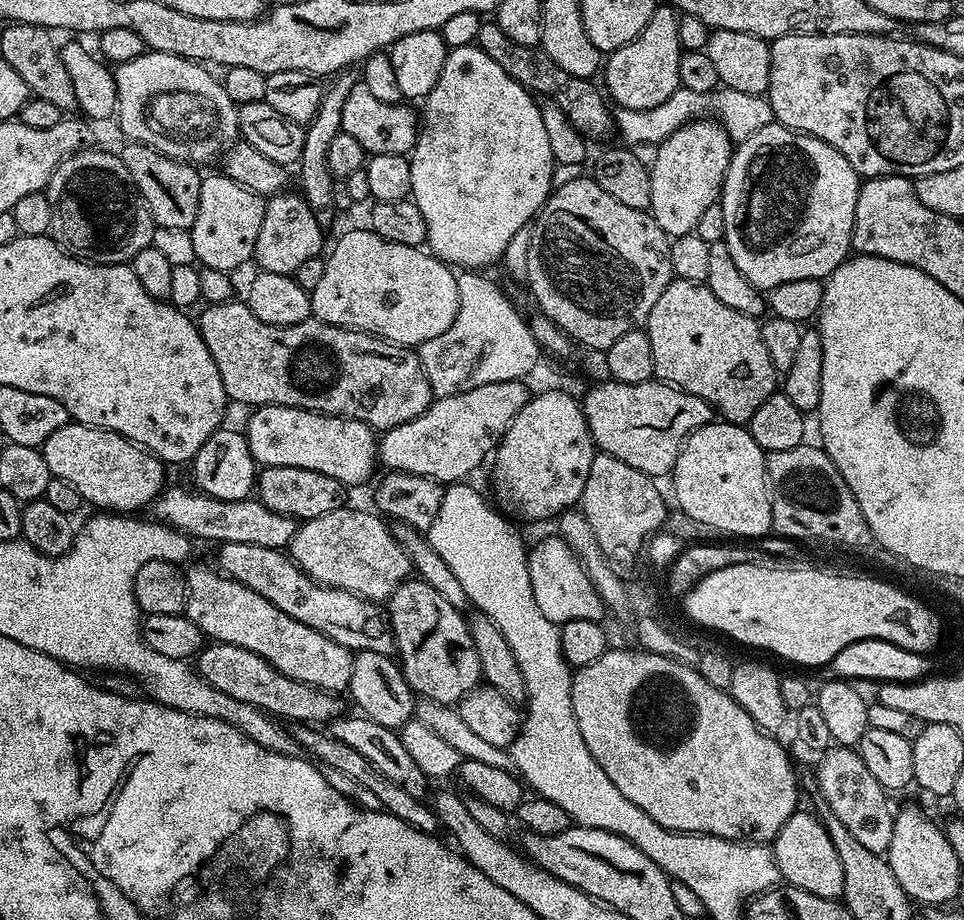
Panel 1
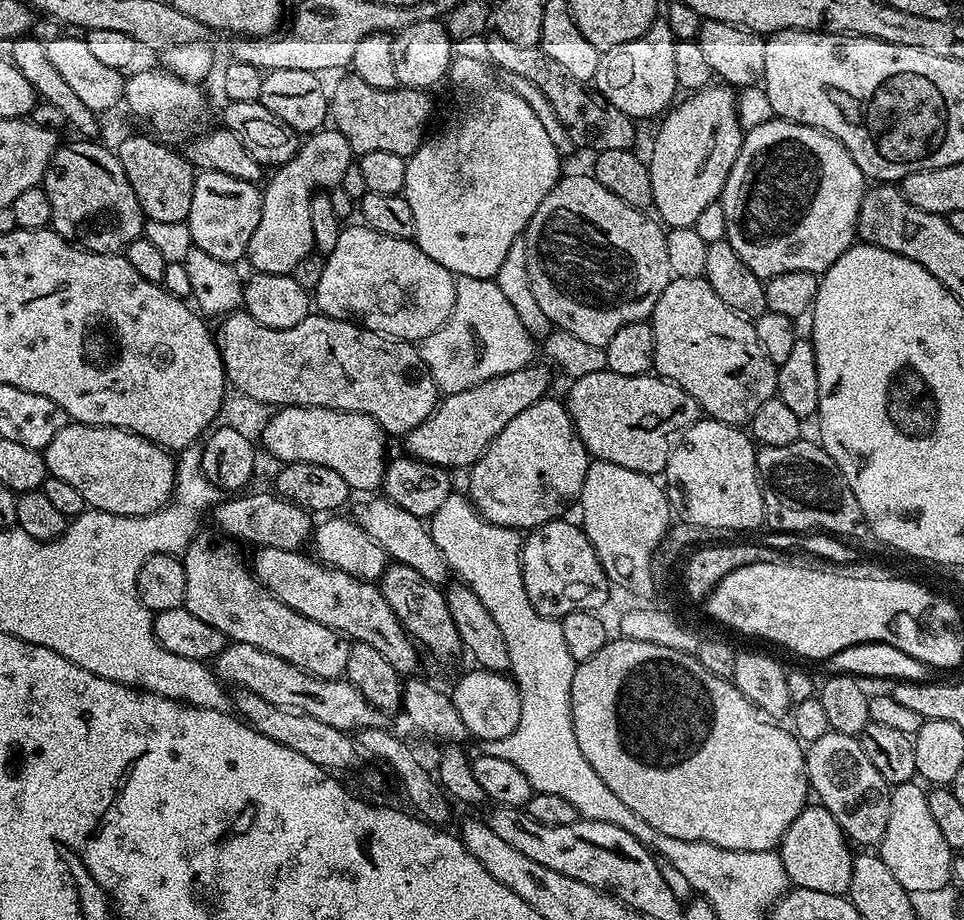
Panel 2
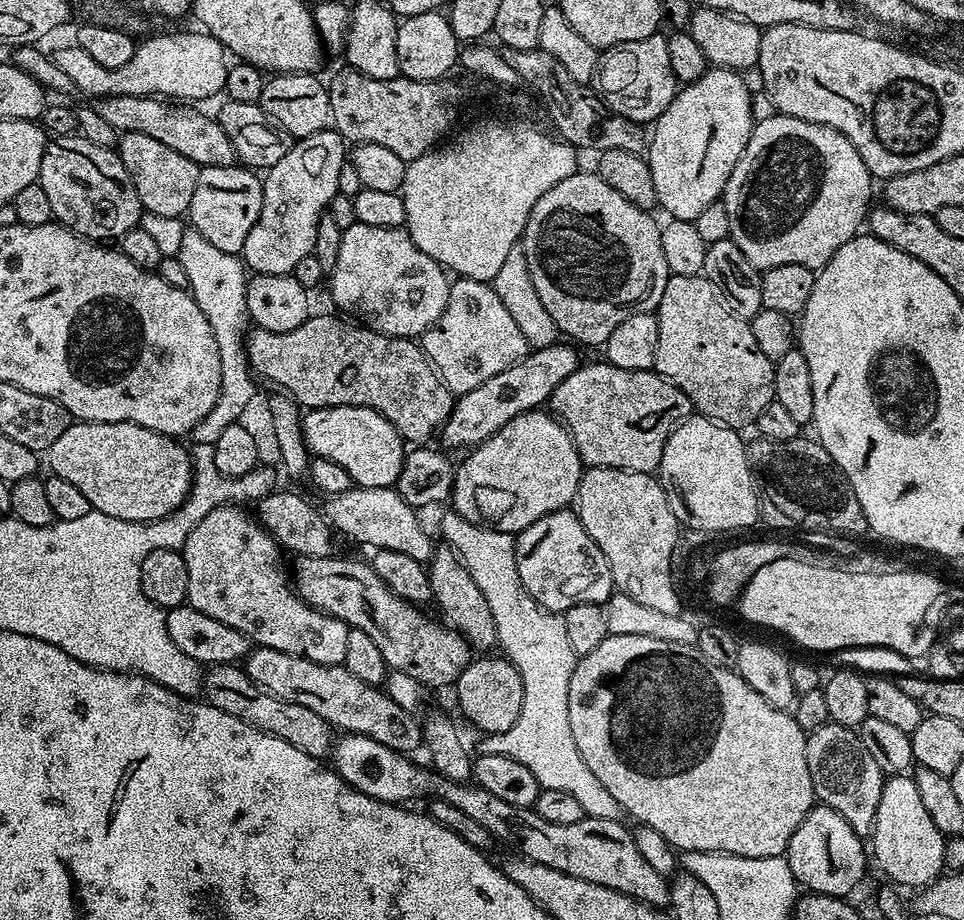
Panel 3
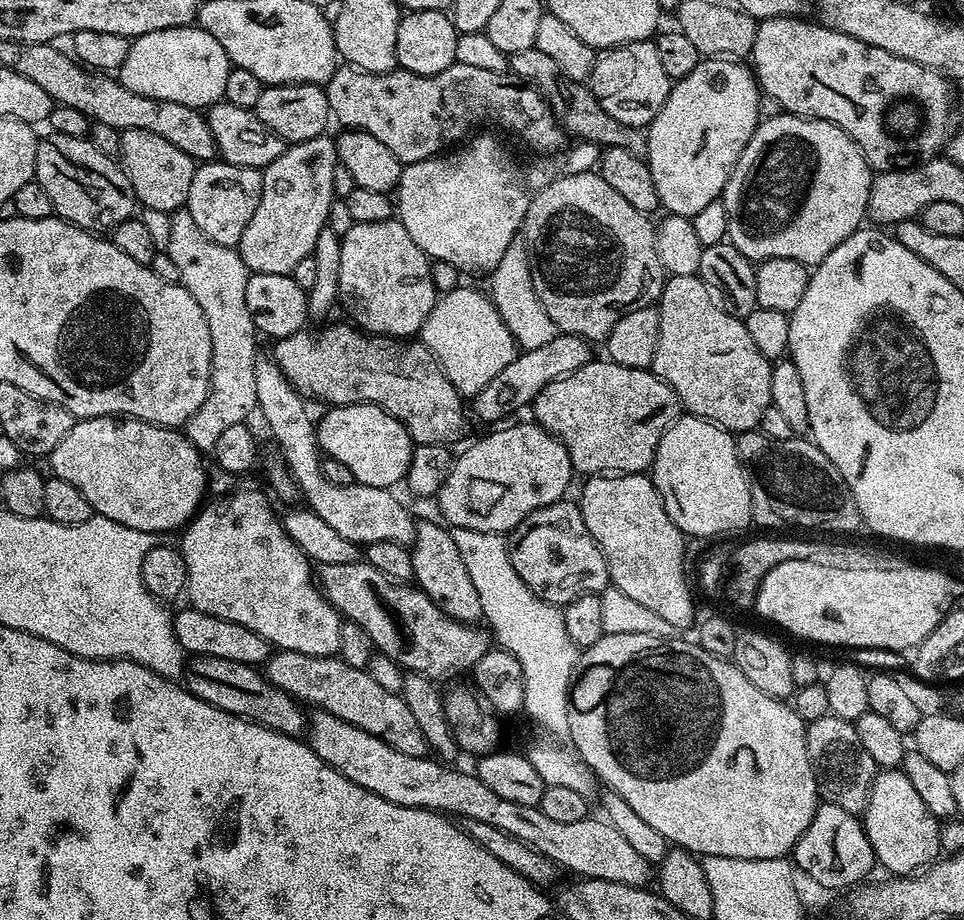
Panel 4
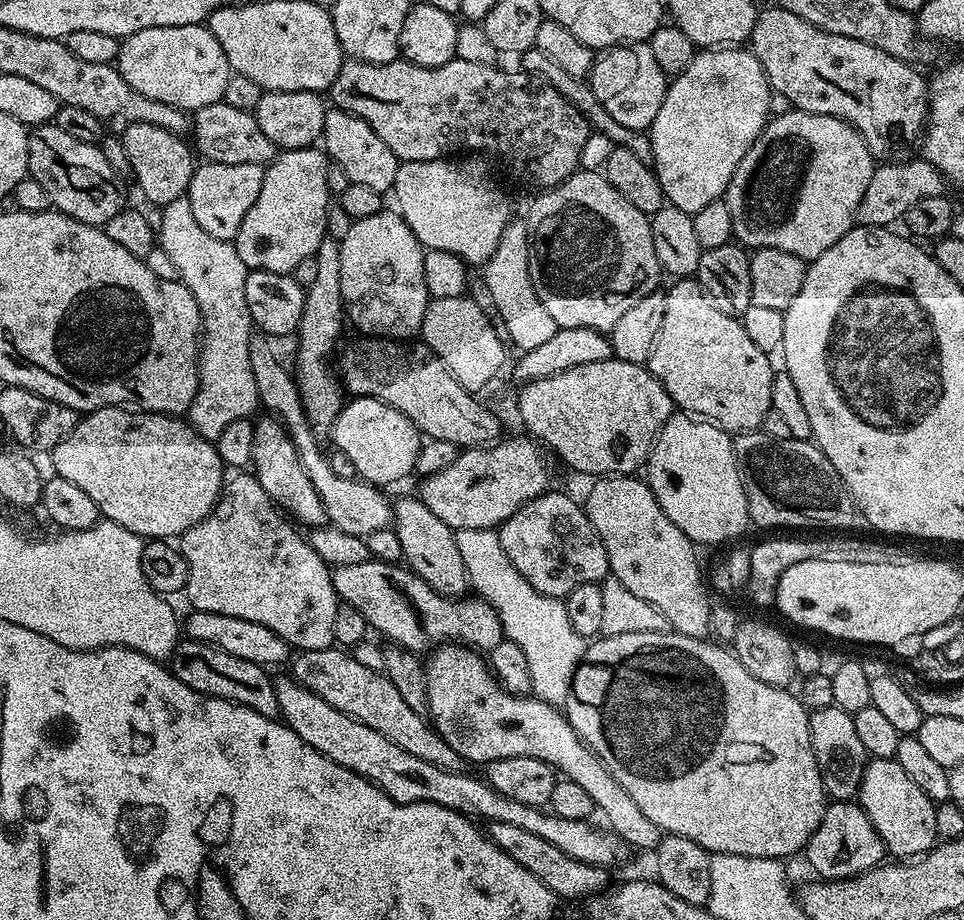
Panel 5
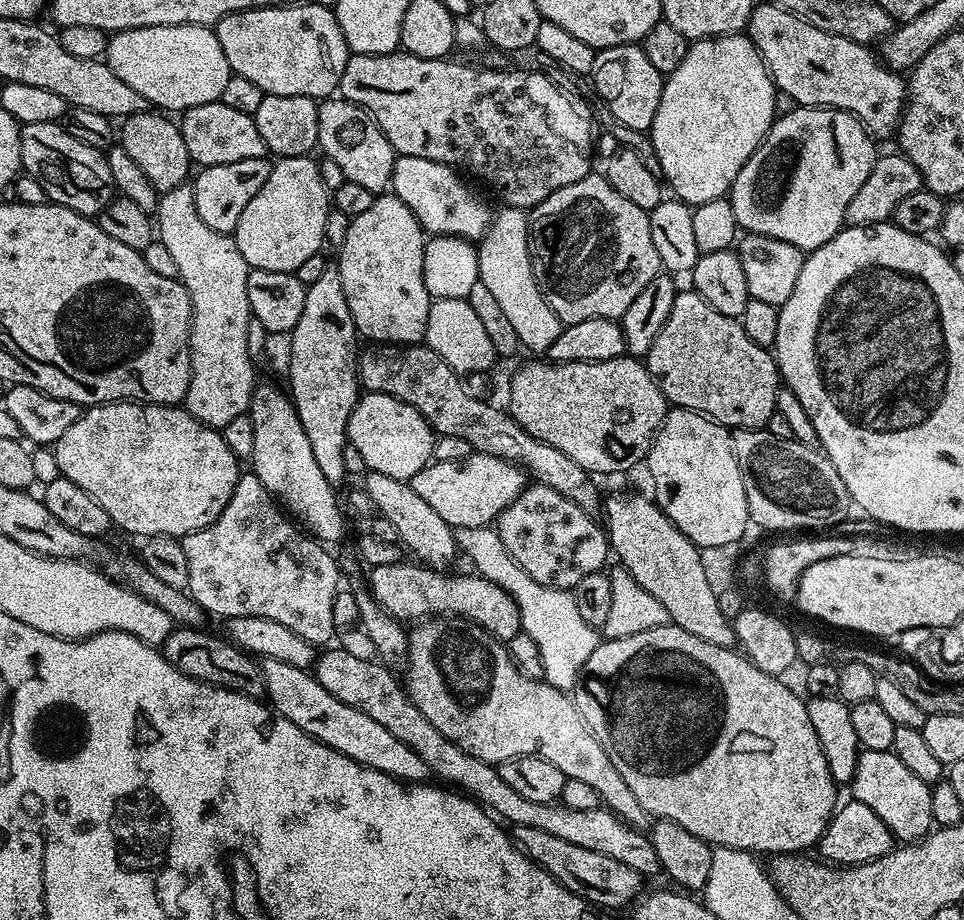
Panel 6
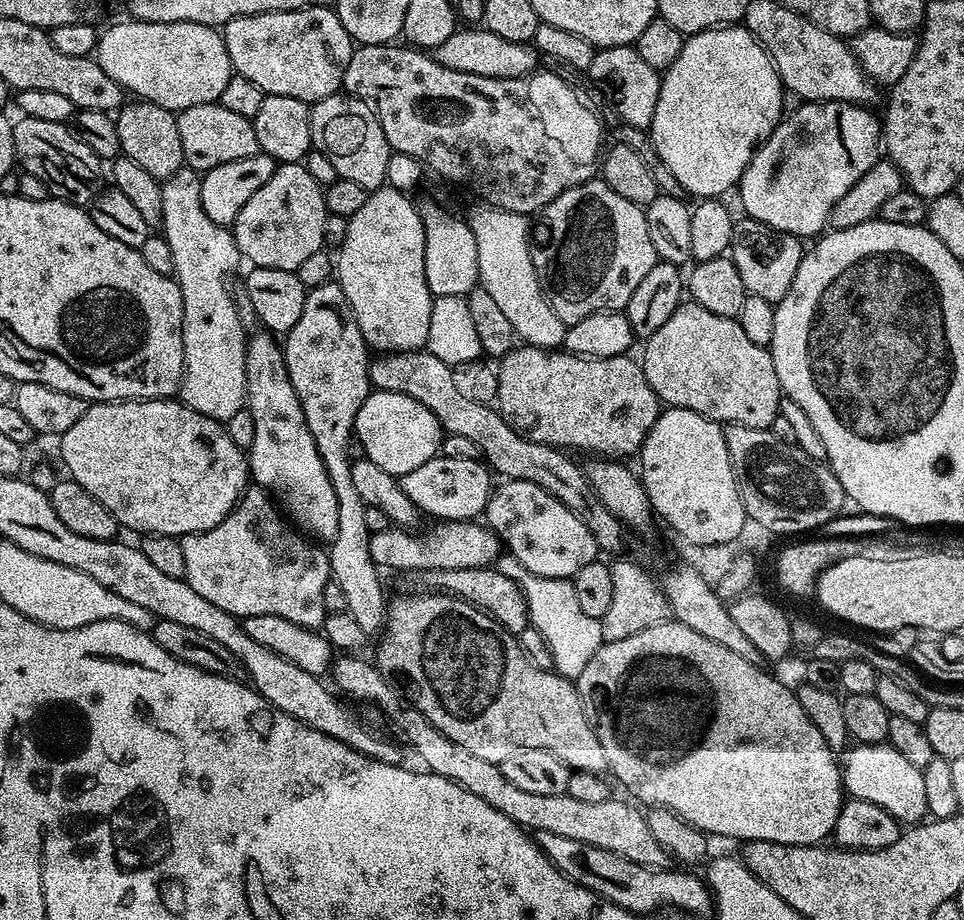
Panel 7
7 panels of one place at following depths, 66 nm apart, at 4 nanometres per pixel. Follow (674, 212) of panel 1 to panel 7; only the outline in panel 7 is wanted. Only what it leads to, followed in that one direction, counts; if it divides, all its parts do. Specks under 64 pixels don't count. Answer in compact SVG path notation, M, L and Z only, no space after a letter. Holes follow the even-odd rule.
M721 26L708 28L705 32L695 32L693 36L685 39L682 54L678 54L678 58L674 58L674 62L668 67L667 72L663 73L660 81L660 93L658 94L658 106L654 110L650 129L652 145L654 150L658 150L658 158L662 158L662 162L666 162L666 170L670 170L670 174L674 174L674 178L678 178L678 182L684 187L685 193L689 197L723 197L725 195L723 192L727 188L735 189L739 185L742 174L749 162L752 161L756 149L767 142L772 131L776 129L776 125L780 123L782 113L785 111L784 96L786 97L786 89L780 82L780 75L776 72L774 62L769 58L767 50L747 28L743 26Z

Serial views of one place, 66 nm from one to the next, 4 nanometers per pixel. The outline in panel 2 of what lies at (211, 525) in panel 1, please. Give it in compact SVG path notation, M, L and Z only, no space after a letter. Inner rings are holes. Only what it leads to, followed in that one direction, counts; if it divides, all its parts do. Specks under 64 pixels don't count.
M272 490L266 493L248 492L221 499L210 513L210 520L216 523L215 531L236 542L245 540L248 544L256 544L257 549L277 548L291 552L303 549L303 544L307 540L309 543L314 536L313 517L307 508L300 508L283 495L275 494Z

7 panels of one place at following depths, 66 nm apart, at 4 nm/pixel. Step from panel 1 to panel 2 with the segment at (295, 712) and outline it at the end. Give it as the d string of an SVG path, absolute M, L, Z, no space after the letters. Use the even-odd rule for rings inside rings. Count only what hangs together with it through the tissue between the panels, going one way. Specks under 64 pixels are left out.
M227 643L222 654L216 656L214 671L216 679L225 685L252 690L259 697L266 698L266 702L274 702L274 706L286 706L290 710L310 714L310 718L318 718L318 722L326 722L326 726L334 726L349 734L361 728L383 728L386 724L385 713L366 702L362 692L348 679L323 680L312 676L266 650L258 650L258 646Z

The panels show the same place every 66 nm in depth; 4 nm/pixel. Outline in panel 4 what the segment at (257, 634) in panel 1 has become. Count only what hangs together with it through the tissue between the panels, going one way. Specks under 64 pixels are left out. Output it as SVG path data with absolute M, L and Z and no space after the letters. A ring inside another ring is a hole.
M240 486L235 492L230 492L226 496L213 499L213 501L213 504L205 503L196 515L188 521L182 532L184 537L178 541L178 547L186 562L186 574L188 575L186 596L187 599L192 599L189 600L191 607L202 610L206 614L214 614L214 618L226 618L226 622L238 622L238 626L246 626L246 630L254 630L254 634L262 634L262 638L266 638L268 645L276 650L294 650L298 654L314 654L315 656L337 655L340 651L338 634L340 633L342 617L337 608L320 591L317 581L314 579L313 565L303 550L286 534L281 517L278 512L276 516L275 510L268 505L267 498L256 488Z

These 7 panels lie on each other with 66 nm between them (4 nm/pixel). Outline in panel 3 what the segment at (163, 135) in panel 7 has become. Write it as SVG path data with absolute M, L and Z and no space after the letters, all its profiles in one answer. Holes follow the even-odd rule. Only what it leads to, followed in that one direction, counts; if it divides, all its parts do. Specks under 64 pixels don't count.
M123 133L118 140L118 151L122 166L132 175L134 190L138 190L140 207L147 215L149 212L172 220L187 213L190 198L194 198L194 186L198 186L199 164L190 162L190 158L178 154L178 150L170 150L170 146L158 142L158 138L150 138L150 134Z

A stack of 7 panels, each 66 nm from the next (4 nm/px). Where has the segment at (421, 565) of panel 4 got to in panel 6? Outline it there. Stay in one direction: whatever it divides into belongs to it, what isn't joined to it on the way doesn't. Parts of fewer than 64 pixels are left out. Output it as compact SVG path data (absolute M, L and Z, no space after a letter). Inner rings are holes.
M368 472L363 477L362 489L369 496L371 507L394 525L394 530L398 530L399 543L405 549L408 547L419 563L426 568L451 569L451 564L455 562L456 556L458 557L455 531L446 522L442 522L441 516L419 497L409 481Z

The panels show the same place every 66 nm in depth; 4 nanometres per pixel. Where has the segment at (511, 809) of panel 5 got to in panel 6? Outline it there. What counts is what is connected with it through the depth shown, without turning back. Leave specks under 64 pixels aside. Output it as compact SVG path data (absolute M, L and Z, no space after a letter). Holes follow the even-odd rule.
M264 660L264 696L277 716L286 718L298 726L306 734L310 734L318 742L338 750L338 754L346 754L346 758L354 758L354 762L363 768L373 768L382 774L392 776L401 782L424 782L430 773L426 762L410 750L386 726L381 726L370 718L370 714L362 714L362 710L354 710L354 706L346 706L346 702L338 702L330 690L325 690L316 681L309 669L290 666L290 662Z

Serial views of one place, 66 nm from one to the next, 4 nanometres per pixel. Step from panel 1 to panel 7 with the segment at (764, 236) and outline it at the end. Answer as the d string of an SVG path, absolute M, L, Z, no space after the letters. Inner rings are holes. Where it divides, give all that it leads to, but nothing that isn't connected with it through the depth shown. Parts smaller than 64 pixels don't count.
M822 100L804 102L792 113L781 119L776 129L770 134L765 144L760 145L746 166L738 185L740 204L744 207L743 215L750 220L757 220L774 230L782 230L791 236L816 238L829 227L832 211L842 198L870 166L874 166L882 152L882 124L865 105Z

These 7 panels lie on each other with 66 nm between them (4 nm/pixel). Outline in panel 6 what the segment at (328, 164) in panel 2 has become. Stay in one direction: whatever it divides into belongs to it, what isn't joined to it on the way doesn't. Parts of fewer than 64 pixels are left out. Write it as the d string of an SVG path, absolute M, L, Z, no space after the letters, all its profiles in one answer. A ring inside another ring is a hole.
M311 155L281 156L272 164L270 178L250 198L234 239L249 269L295 273L306 258L321 255L326 241L326 218L330 211L330 193L320 177L320 166Z

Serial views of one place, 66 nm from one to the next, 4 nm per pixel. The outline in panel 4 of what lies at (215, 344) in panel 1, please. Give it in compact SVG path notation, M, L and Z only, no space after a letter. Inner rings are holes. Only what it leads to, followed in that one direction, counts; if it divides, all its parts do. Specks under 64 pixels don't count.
M351 323L332 324L329 328L324 328L321 332L311 332L305 330L296 332L292 336L287 336L281 340L275 341L276 349L270 352L270 356L276 361L278 367L281 368L282 374L286 376L293 387L304 397L313 396L316 400L325 400L325 405L339 406L341 404L376 404L382 410L386 410L386 414L390 414L394 418L398 418L398 422L402 422L402 426L406 426L406 430L410 434L413 445L417 444L448 444L456 440L464 432L464 412L466 416L466 400L460 395L460 391L454 387L446 378L446 374L440 369L439 364L432 359L430 350L426 345L420 343L416 338L401 338L398 336L374 336L363 330L357 330Z

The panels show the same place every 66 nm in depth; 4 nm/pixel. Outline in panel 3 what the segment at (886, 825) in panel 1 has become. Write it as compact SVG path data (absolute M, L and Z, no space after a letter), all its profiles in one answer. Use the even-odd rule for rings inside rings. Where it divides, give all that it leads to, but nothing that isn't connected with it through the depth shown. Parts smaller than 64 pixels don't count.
M829 718L807 729L807 734L806 762L810 766L813 797L821 804L834 806L850 823L867 825L882 773L862 742L858 742L855 727Z

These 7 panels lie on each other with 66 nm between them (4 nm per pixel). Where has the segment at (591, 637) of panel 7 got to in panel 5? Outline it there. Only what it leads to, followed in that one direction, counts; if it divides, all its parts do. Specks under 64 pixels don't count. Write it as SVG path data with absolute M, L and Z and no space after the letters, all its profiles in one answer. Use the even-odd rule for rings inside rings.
M458 528L455 534L462 562L466 562L471 591L494 606L500 615L505 637L525 651L531 691L547 704L563 705L572 691L572 679L586 647L585 637L570 626L570 614L566 614L563 599L534 590L534 586L530 586L530 582L514 570L514 562L510 562L510 558L506 558L506 550L502 550L499 531Z

